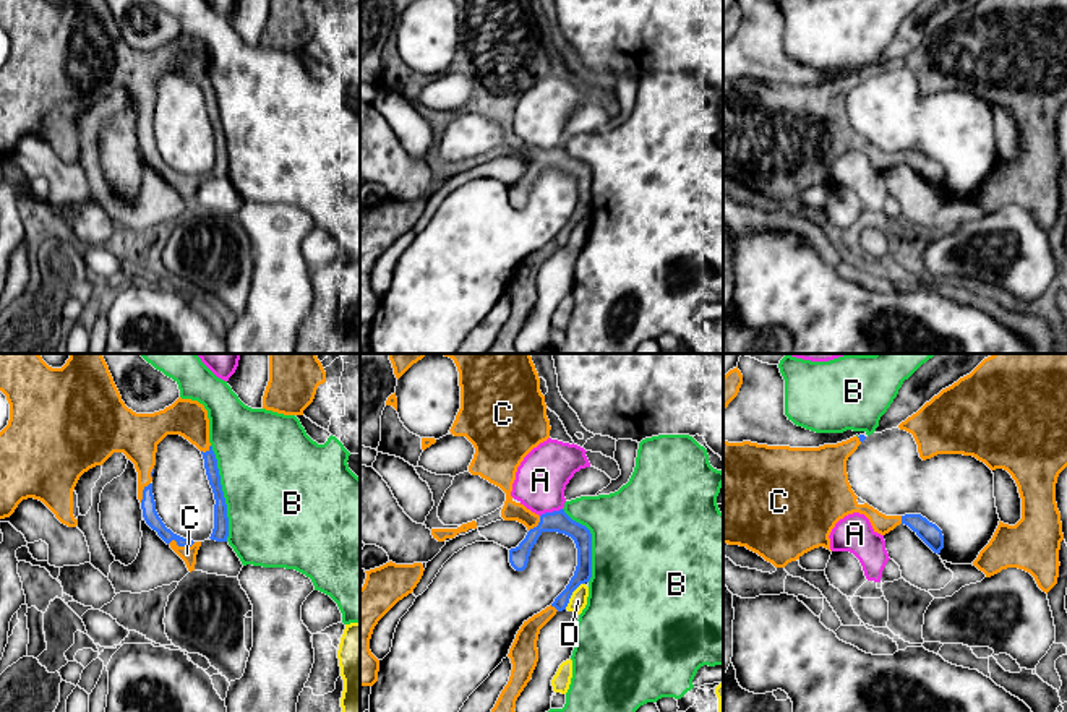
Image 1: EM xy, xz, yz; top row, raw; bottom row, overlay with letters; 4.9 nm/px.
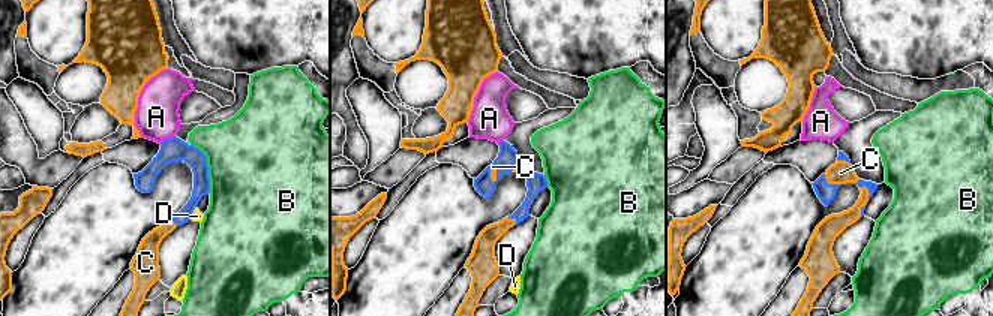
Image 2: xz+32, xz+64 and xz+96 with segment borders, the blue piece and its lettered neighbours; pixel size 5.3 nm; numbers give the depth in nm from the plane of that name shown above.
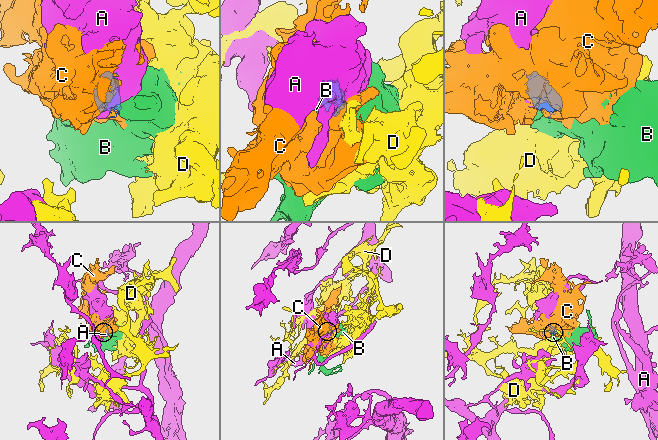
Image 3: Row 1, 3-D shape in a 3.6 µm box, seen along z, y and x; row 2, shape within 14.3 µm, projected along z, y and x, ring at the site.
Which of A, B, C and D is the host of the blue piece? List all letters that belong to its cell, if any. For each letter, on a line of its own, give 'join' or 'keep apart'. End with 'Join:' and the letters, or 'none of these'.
A: keep apart
B: keep apart
C: join
D: keep apart
Join: C

